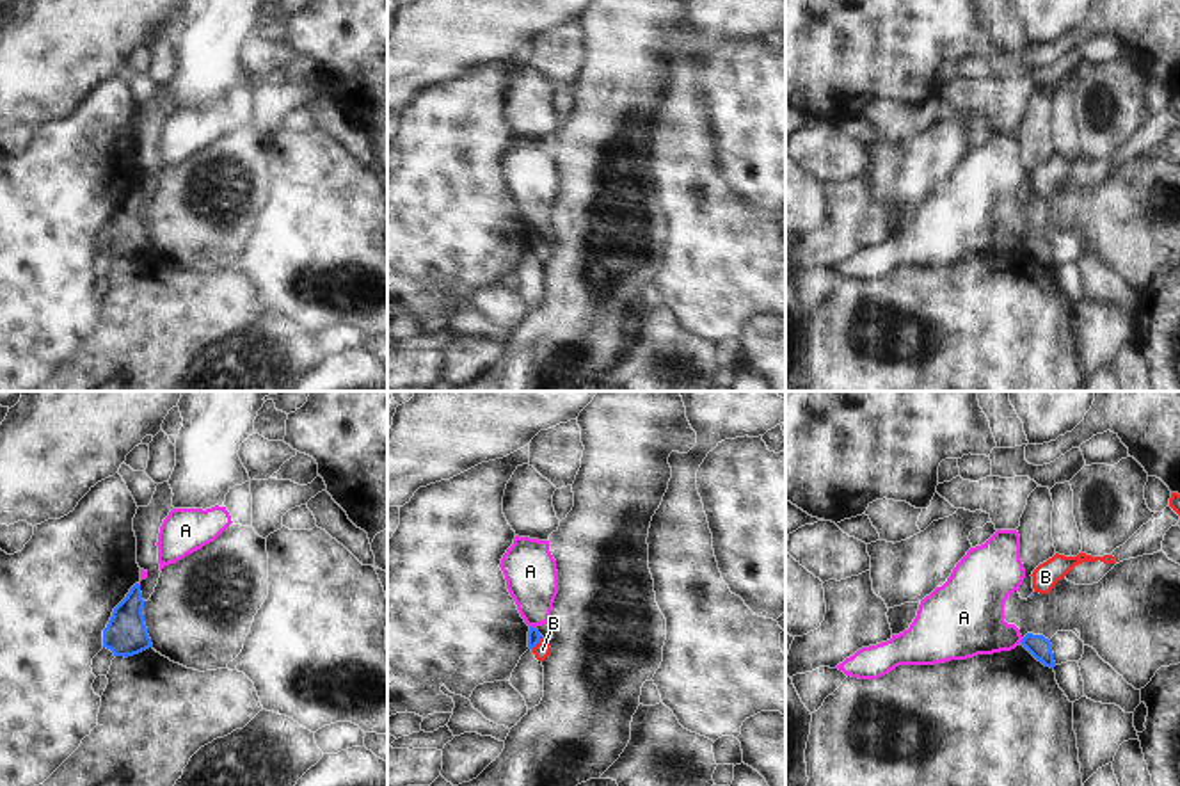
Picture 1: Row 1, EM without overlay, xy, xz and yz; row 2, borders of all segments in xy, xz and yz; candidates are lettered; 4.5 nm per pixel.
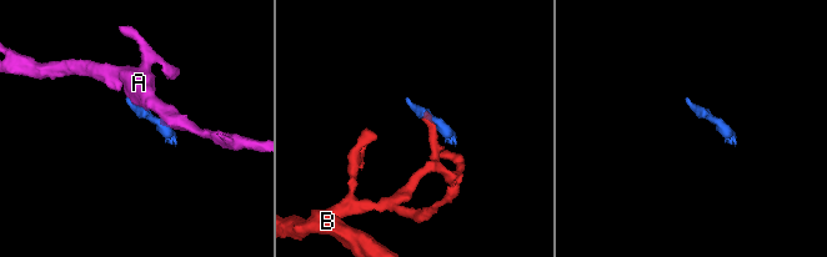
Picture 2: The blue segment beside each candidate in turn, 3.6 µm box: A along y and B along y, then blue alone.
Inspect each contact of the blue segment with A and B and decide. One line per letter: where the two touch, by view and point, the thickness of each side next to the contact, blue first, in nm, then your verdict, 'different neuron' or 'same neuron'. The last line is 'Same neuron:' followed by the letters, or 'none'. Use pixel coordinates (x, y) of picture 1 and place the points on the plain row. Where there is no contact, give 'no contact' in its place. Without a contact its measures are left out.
A: meets blue in xz at (532, 228); 60 nm thick on the blue side, 240 nm on the other; different neuron
B: meets blue in xz at (537, 244); 60 nm thick on the blue side, 70 nm on the other; different neuron
Same neuron: none

